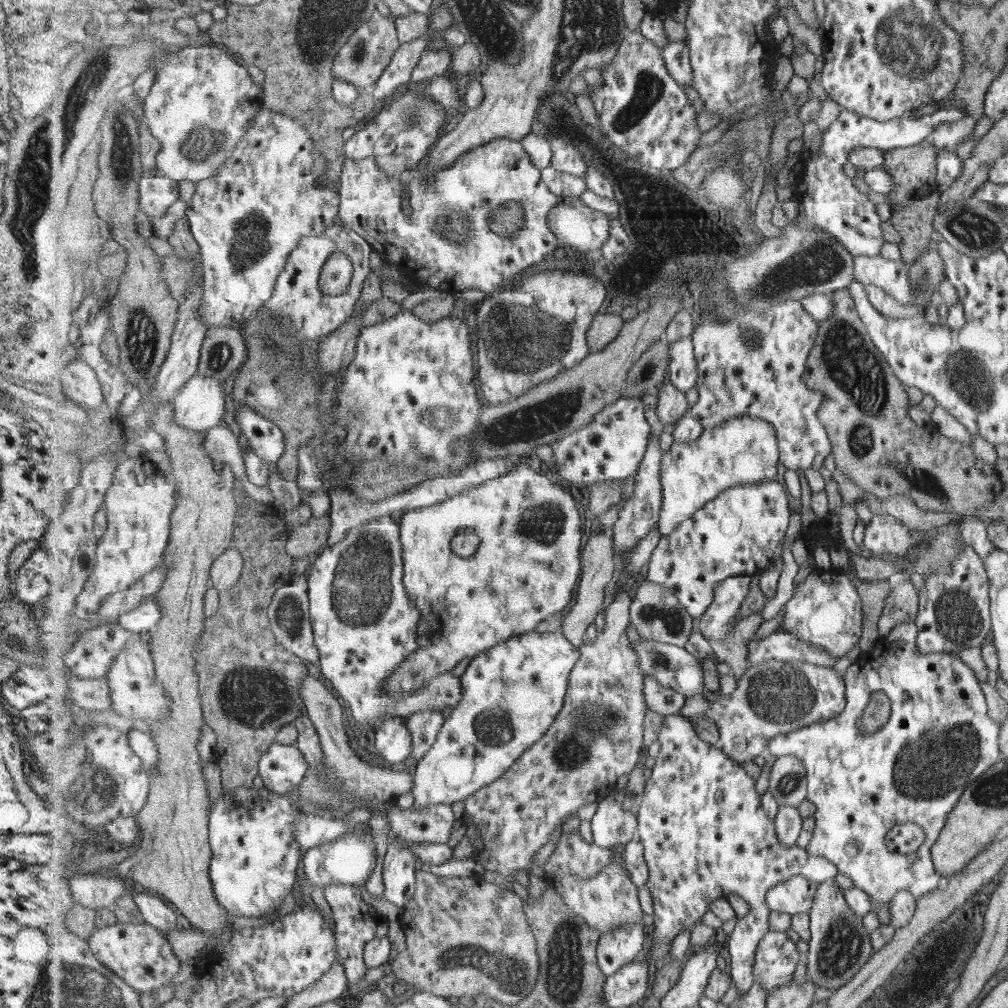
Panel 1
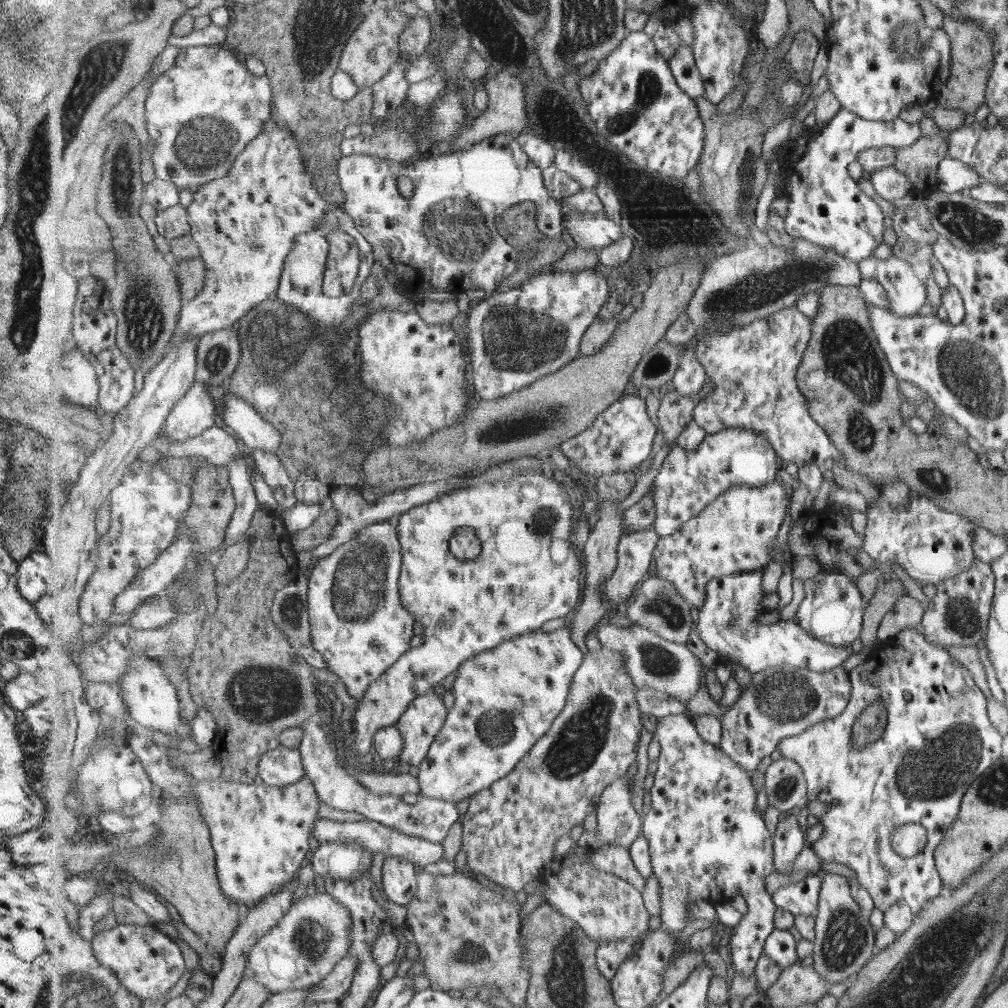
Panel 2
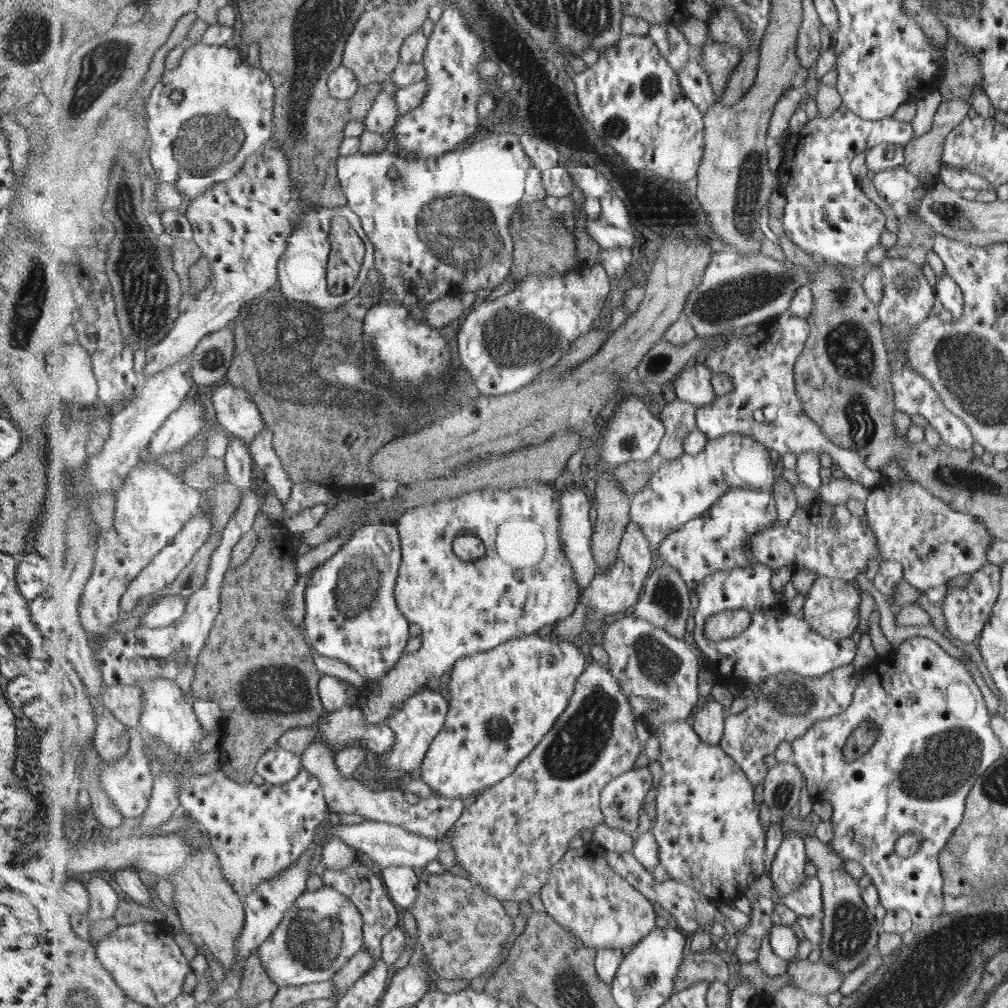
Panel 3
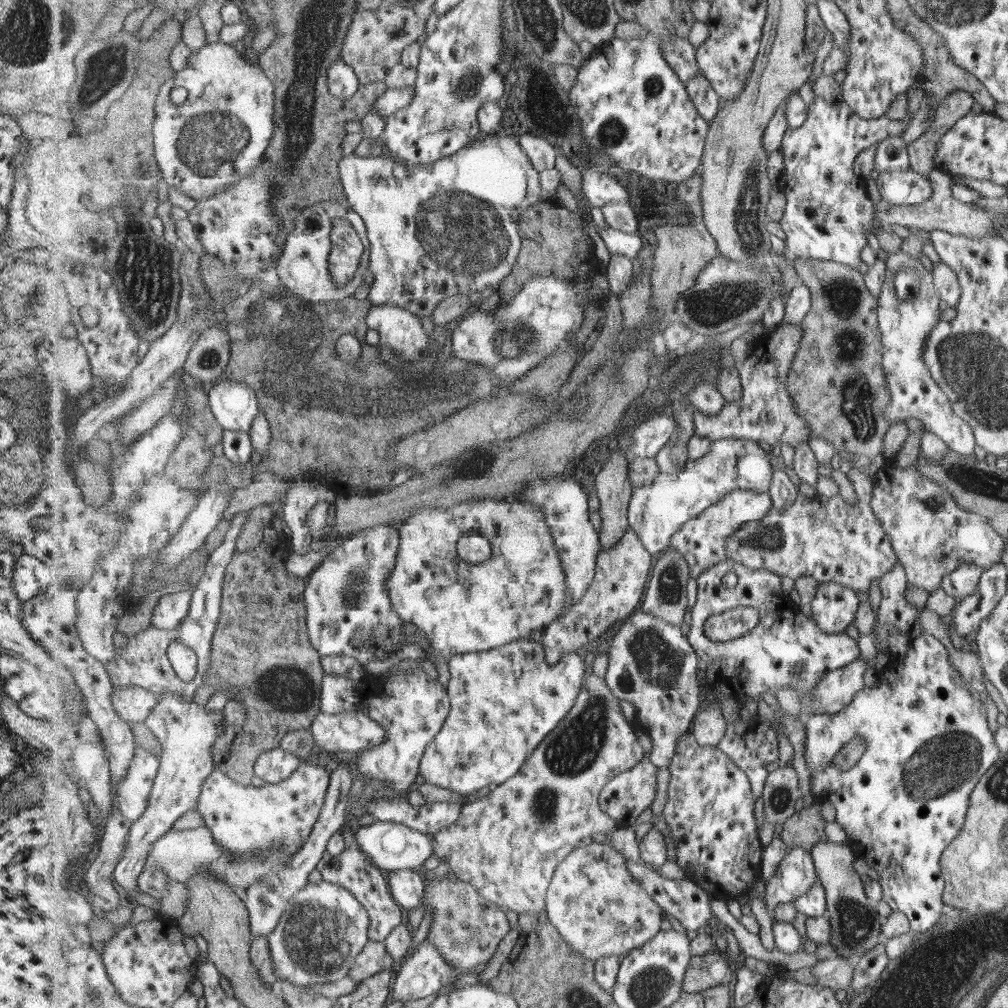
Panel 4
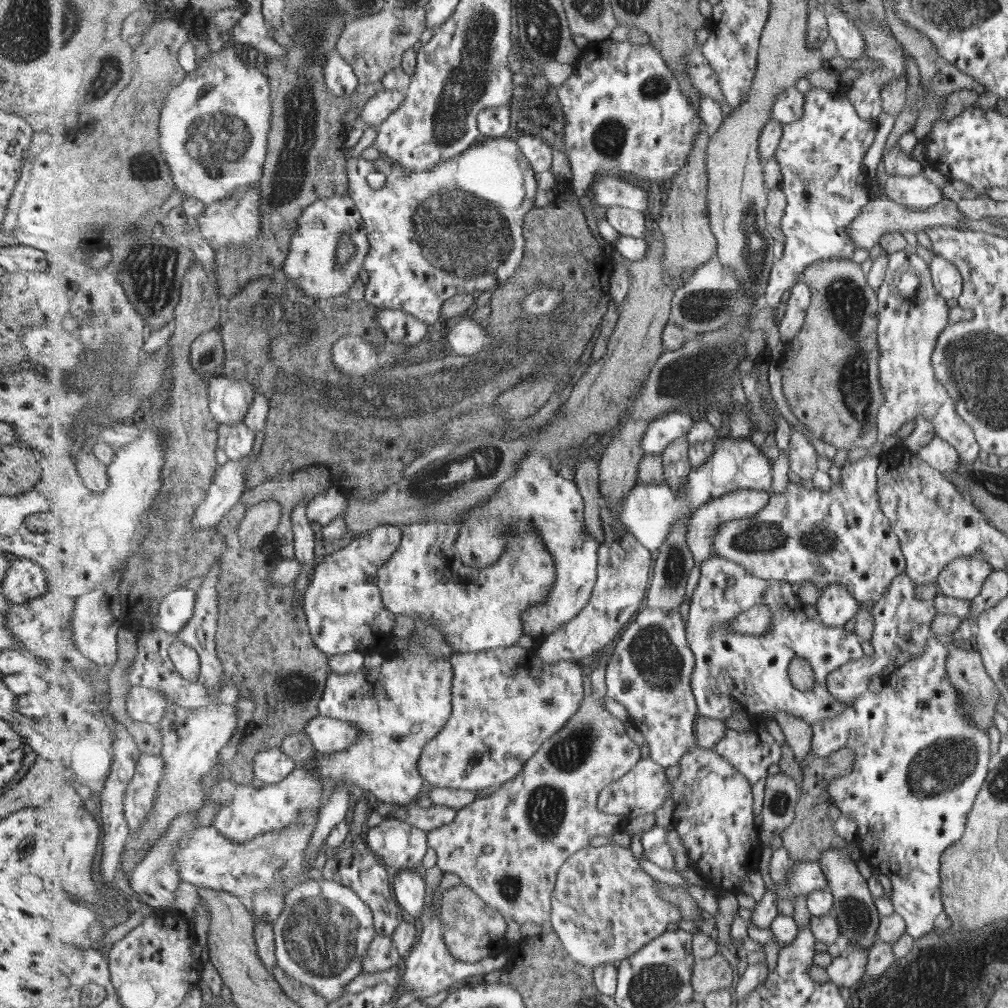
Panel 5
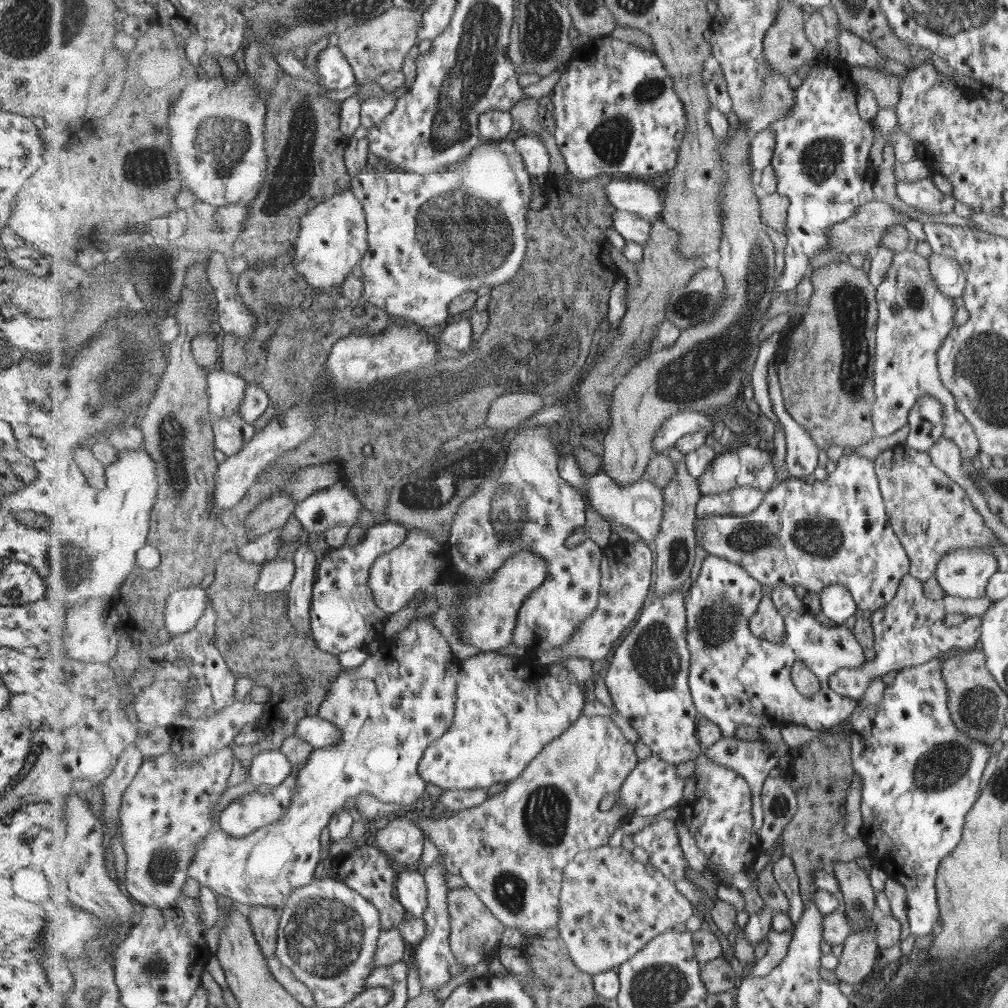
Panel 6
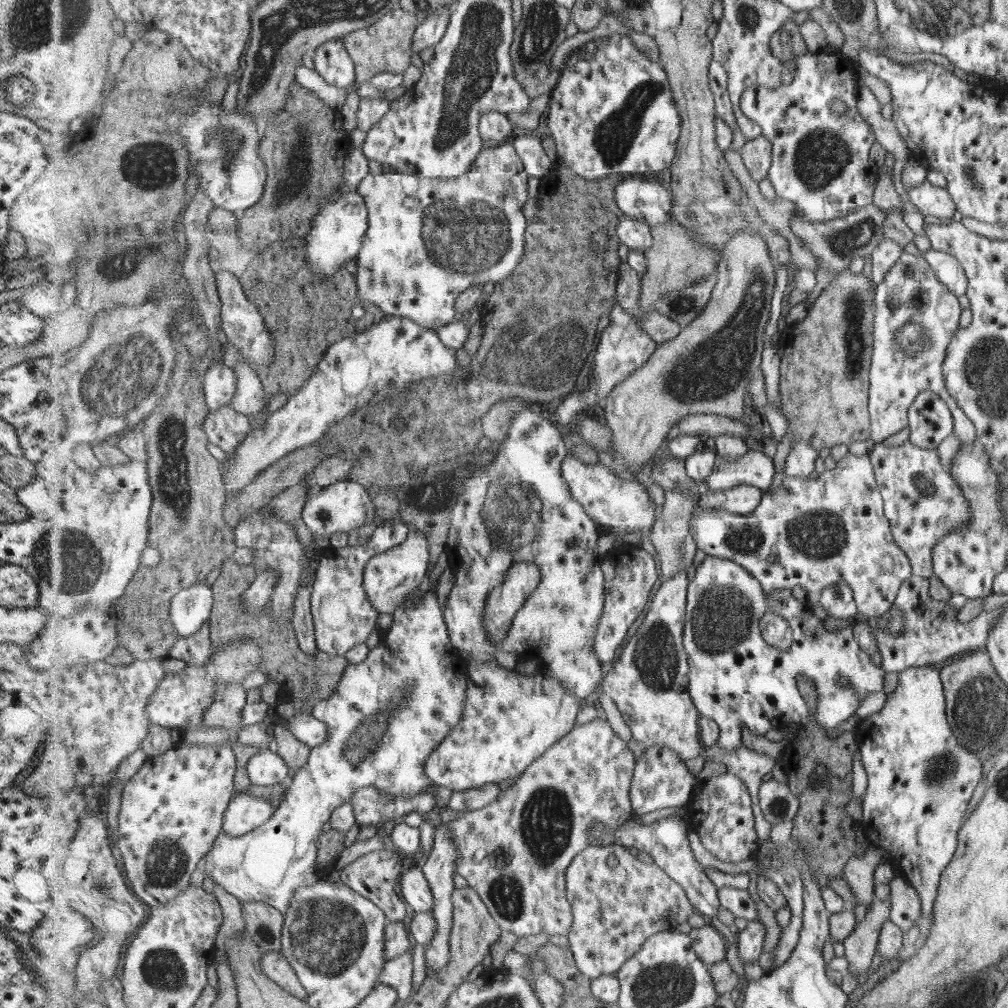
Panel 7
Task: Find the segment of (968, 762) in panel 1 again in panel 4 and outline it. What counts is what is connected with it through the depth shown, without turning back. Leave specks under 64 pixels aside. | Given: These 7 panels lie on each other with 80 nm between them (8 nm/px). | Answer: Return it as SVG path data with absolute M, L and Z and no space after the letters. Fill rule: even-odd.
M922 634L913 639L909 639L908 649L904 659L893 658L892 664L883 671L877 671L879 685L876 687L865 687L858 692L854 701L841 712L835 714L813 715L807 722L807 752L808 767L811 770L810 792L815 795L817 801L829 800L836 809L836 822L847 834L846 844L851 846L853 854L859 859L867 862L868 866L877 871L880 875L879 882L883 889L884 901L889 904L893 911L901 912L909 922L909 931L925 932L941 919L941 900L944 880L941 876L938 861L943 850L950 845L953 838L957 836L963 825L965 814L969 811L971 792L975 785L979 783L981 776L985 774L989 766L998 759L1000 752L993 746L991 732L985 724L985 714L979 710L982 706L978 696L970 692L970 688L962 681L959 673L950 663L947 651L939 640L931 635ZM855 736L861 736L866 741L866 750L860 761L851 770L843 770L834 764L835 755L839 754L845 744L849 744Z

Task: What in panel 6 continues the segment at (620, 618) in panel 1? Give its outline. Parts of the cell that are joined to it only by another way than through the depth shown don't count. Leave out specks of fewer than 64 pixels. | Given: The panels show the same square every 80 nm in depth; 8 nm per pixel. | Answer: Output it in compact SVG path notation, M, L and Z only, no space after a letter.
M581 715L565 734L562 734L559 738L553 740L553 742L547 744L538 758L532 760L530 766L522 772L519 779L509 782L502 792L492 795L481 806L475 806L467 810L461 810L458 813L453 813L447 820L428 821L427 819L419 818L412 820L412 822L416 826L419 826L423 830L423 834L428 836L429 840L439 848L440 856L443 856L441 862L443 862L443 866L447 868L448 872L461 876L466 881L466 886L471 887L481 897L481 900L491 909L491 912L494 912L494 916L505 927L518 929L523 936L530 930L544 933L546 930L559 927L559 921L561 921L562 902L560 895L562 894L566 866L582 851L609 844L609 838L619 830L619 826L626 823L629 819L629 810L625 808L625 804L617 803L617 806L610 807L608 811L604 808L608 802L607 796L612 797L612 799L617 799L616 794L619 794L627 778L632 774L634 768L638 766L638 762L639 760L637 760L633 742L623 734L622 728L619 728L619 725L615 724L611 716L587 717L586 715Z

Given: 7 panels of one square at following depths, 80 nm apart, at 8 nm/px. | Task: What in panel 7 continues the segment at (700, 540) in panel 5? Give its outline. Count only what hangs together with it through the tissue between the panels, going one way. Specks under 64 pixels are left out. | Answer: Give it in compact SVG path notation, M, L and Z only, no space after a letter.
M750 484L738 487L705 491L699 505L708 509L723 509L739 515L749 515L762 503L765 492Z

